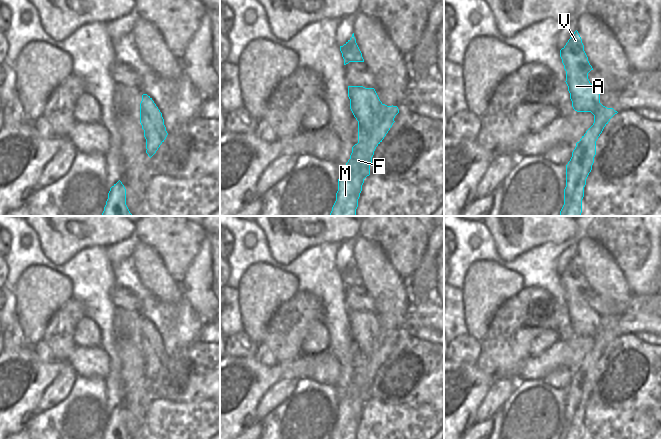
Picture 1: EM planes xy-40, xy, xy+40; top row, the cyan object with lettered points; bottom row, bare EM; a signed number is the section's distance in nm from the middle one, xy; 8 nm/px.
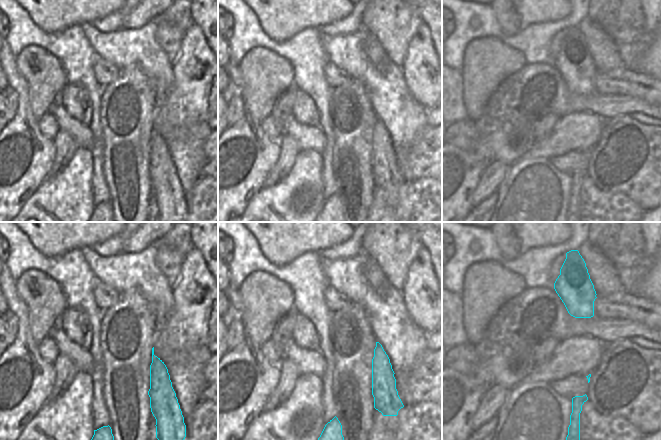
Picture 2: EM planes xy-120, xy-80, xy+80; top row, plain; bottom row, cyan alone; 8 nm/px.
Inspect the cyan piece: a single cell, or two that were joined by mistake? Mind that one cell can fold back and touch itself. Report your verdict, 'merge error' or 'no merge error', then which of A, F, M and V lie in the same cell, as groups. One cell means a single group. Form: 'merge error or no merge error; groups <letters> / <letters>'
merge error; groups A V / F M

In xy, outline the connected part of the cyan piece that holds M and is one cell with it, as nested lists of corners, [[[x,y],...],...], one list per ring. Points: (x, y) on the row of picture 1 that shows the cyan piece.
[[[382,104],[382,113],[369,130],[358,128],[358,143],[352,147],[350,159],[338,179],[336,201],[330,216],[356,216],[358,199],[364,179],[370,175],[370,165],[376,147],[382,142],[395,116],[397,106]]]

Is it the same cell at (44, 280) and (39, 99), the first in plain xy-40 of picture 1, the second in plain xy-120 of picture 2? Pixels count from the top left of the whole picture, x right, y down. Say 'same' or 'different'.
same

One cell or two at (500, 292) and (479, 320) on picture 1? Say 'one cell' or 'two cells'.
one cell

